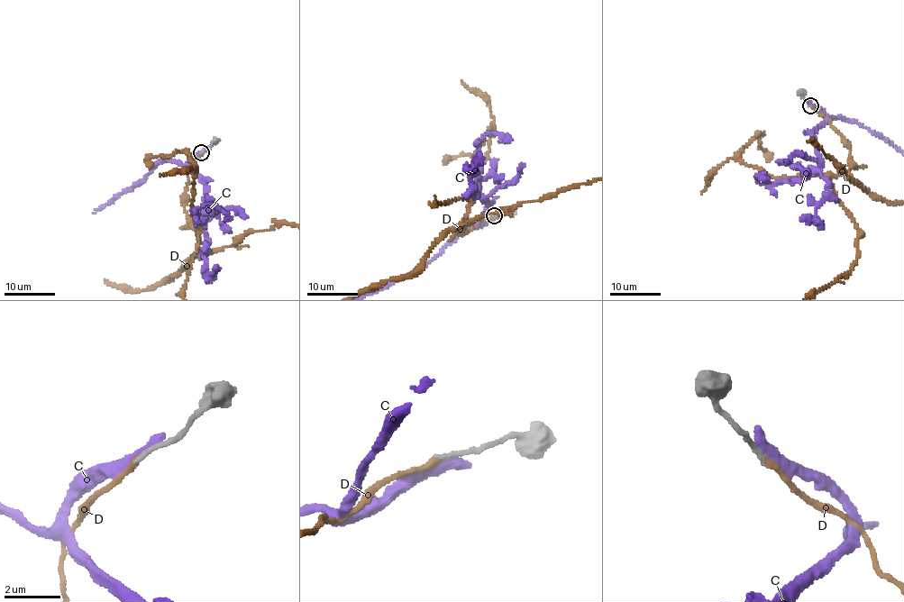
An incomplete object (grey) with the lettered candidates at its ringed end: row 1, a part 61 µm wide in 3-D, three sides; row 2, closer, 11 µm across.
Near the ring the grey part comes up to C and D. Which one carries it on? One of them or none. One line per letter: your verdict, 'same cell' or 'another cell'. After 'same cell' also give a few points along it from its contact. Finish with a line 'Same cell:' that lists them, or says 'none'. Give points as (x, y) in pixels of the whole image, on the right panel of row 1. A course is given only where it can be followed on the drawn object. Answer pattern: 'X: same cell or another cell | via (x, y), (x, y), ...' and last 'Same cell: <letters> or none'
C: another cell
D: same cell | via (810, 106), (849, 149), (850, 169), (829, 182), (856, 227), (857, 260)
Same cell: D

